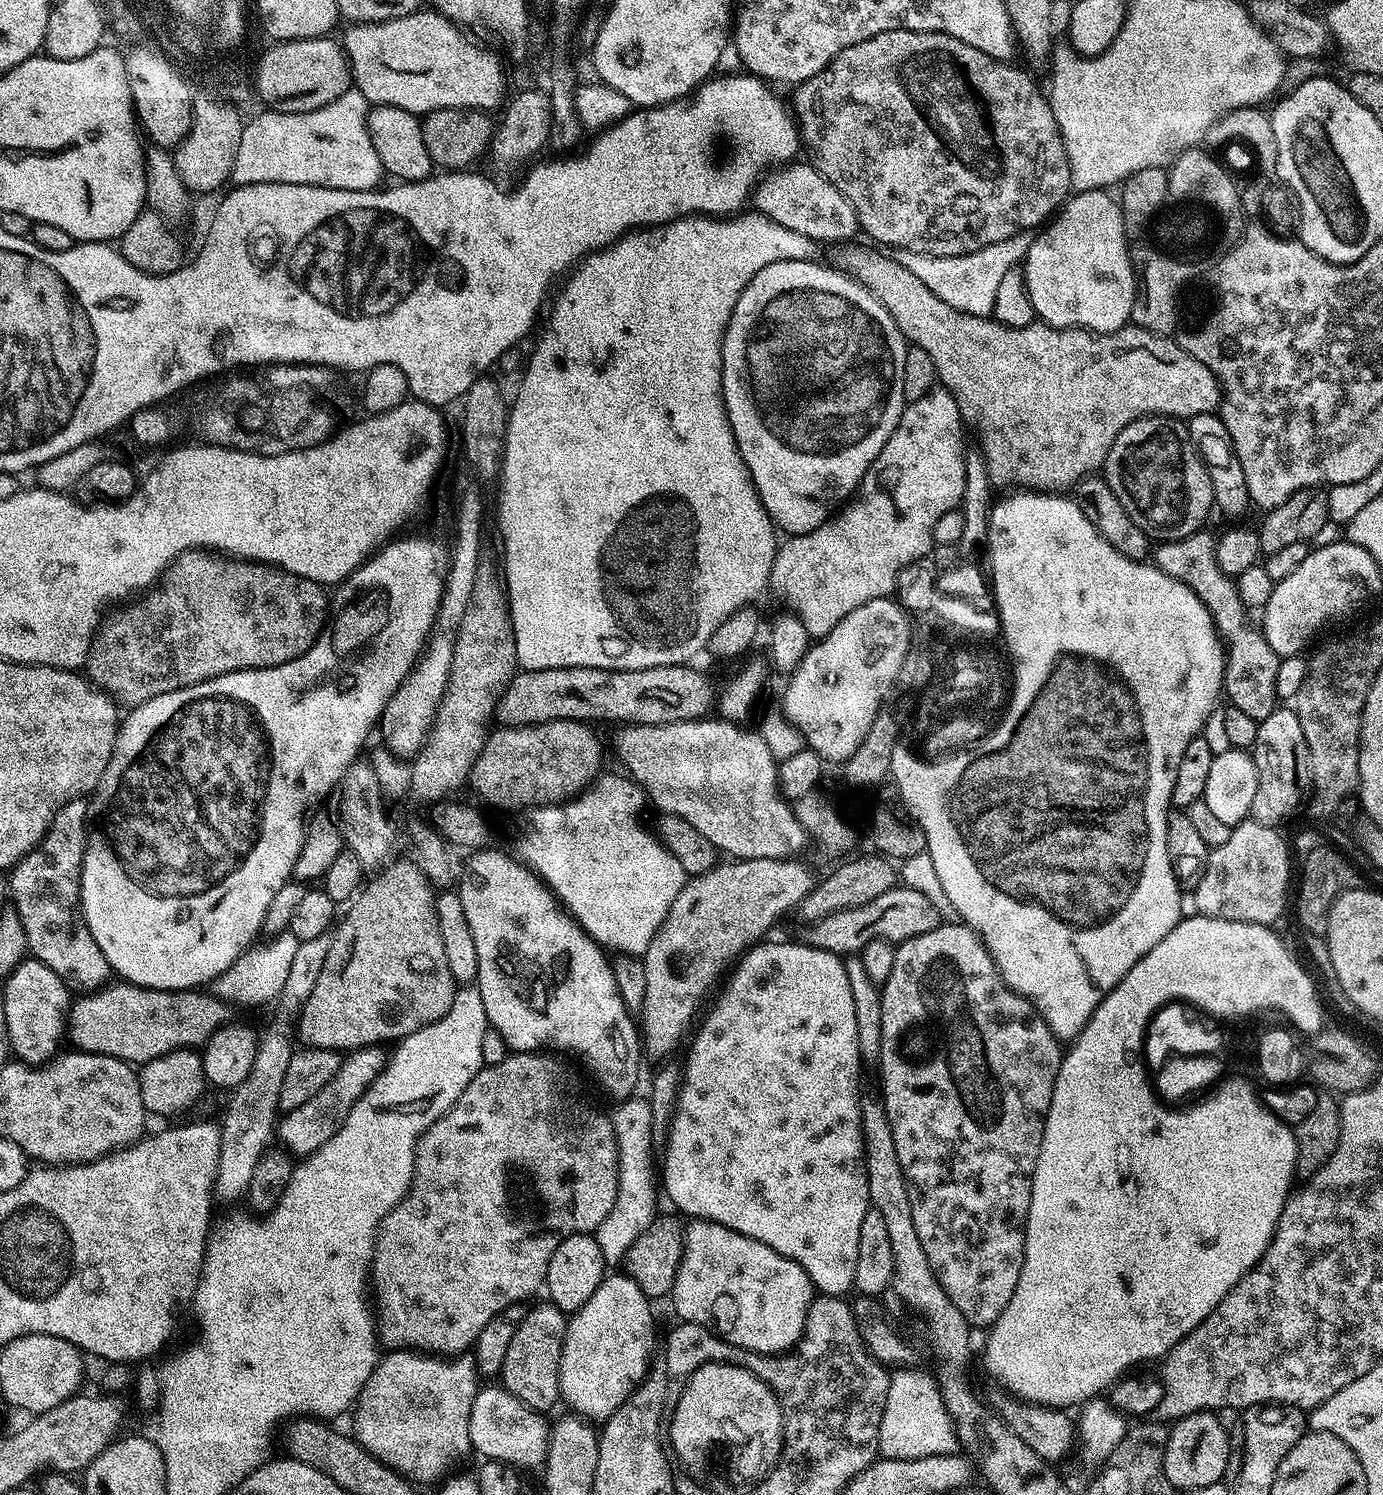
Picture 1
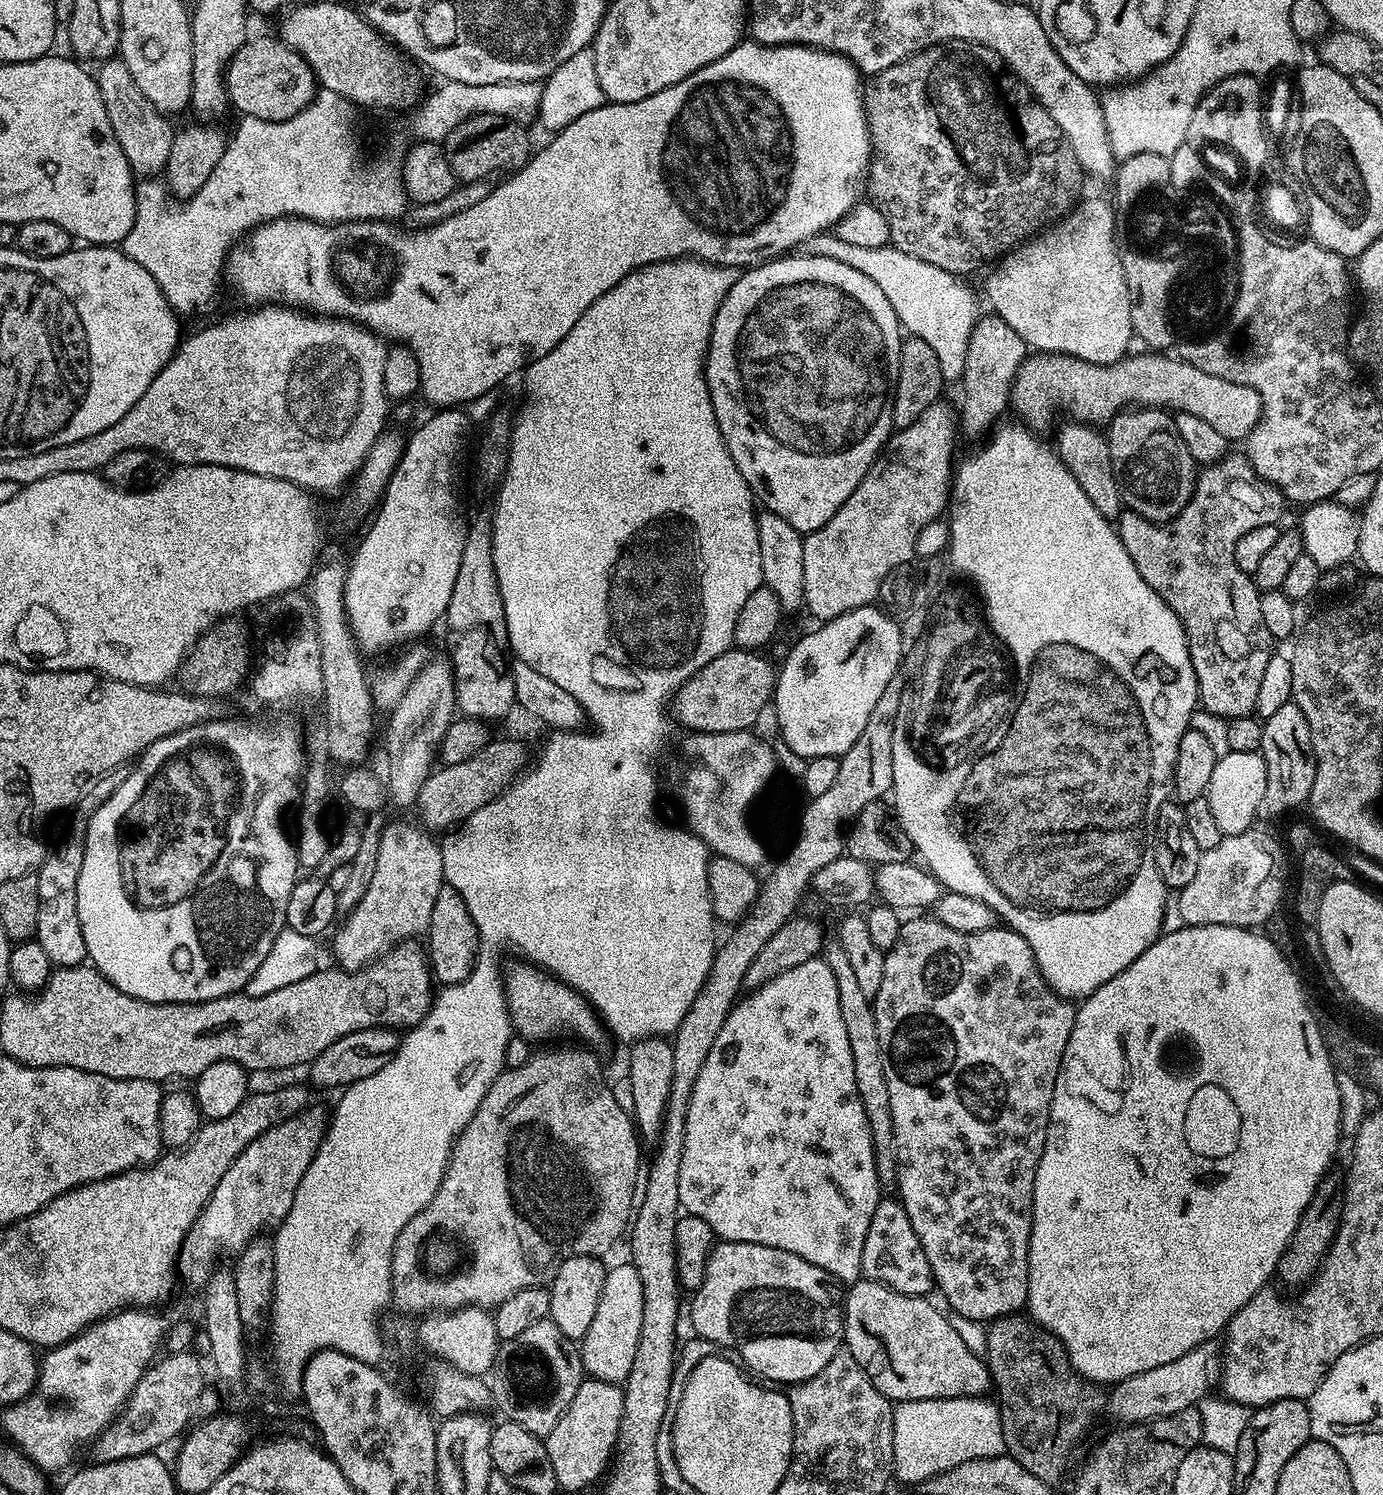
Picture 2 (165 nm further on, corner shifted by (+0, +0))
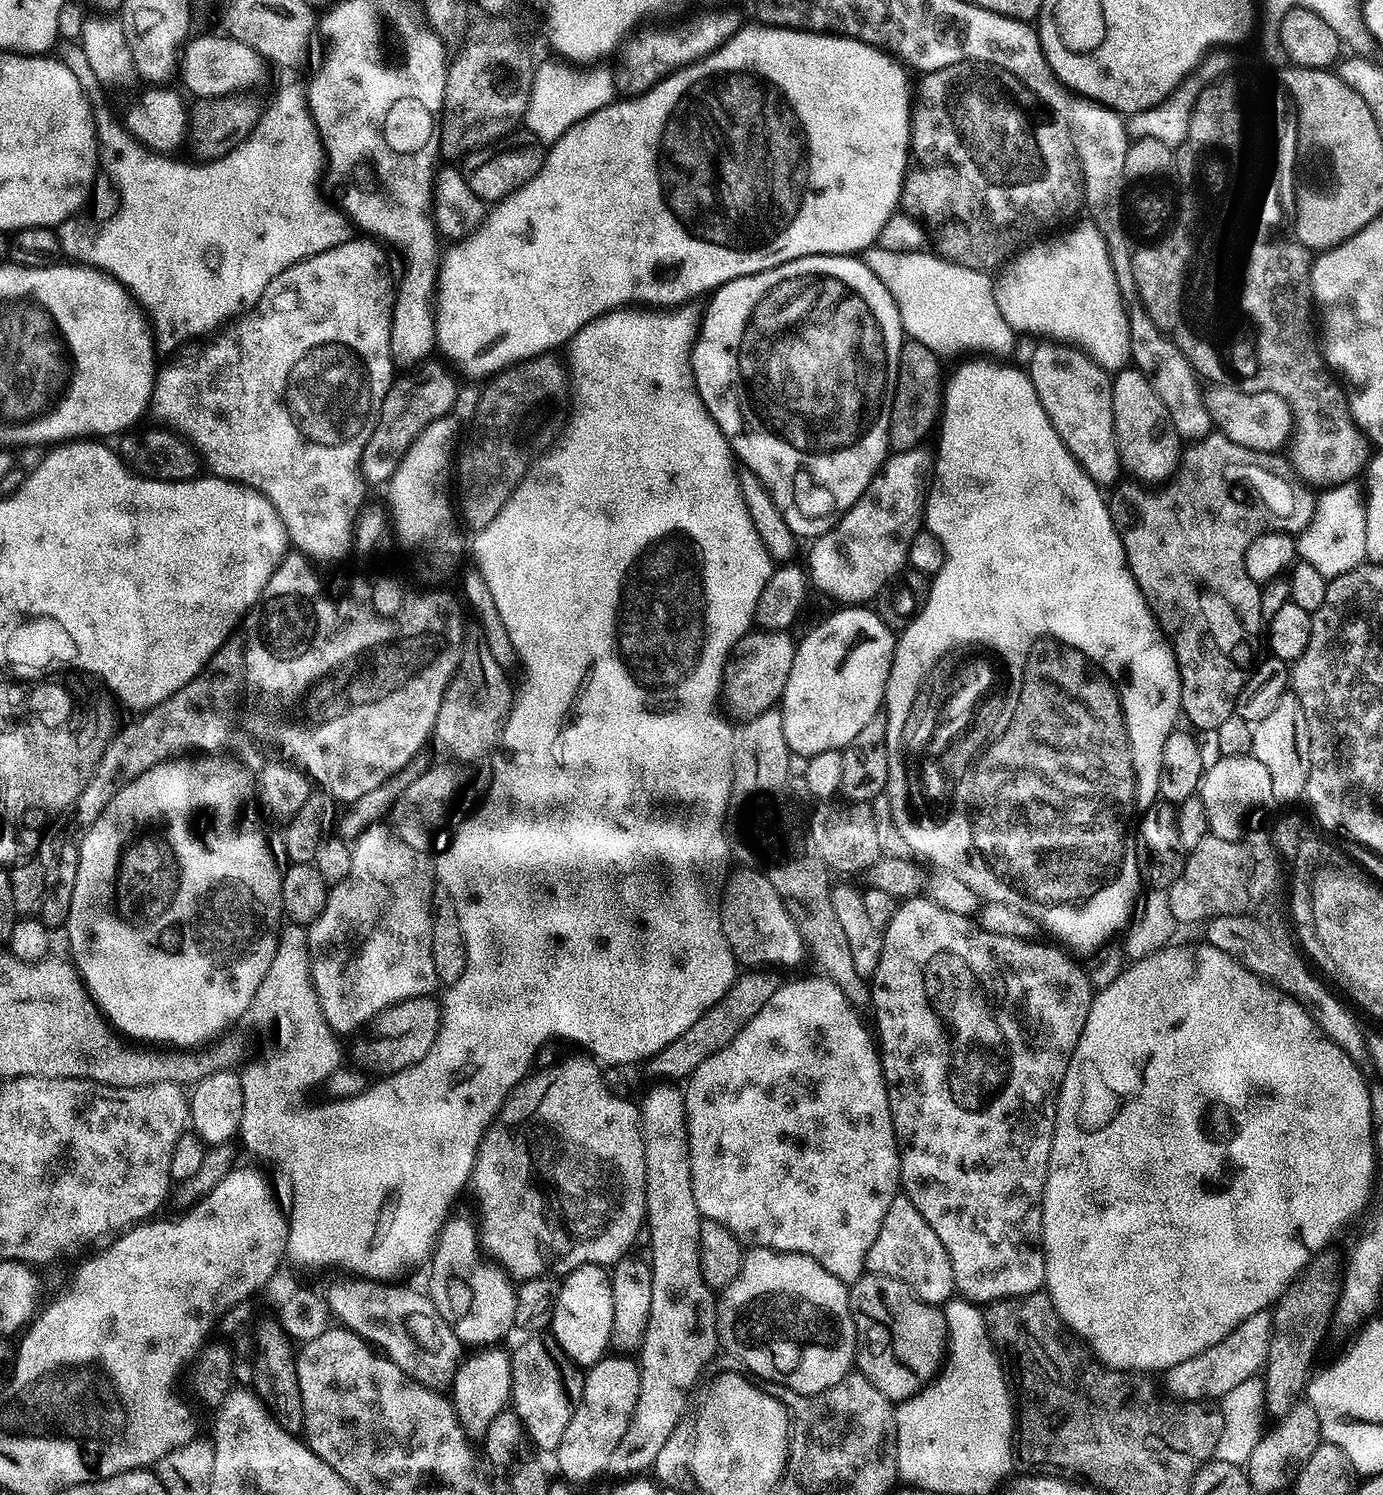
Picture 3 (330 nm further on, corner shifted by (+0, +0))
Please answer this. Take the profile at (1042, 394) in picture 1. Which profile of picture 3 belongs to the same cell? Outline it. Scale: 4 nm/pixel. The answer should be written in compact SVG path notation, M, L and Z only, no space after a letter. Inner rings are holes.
M1213 387L1206 396L1208 413L1218 425L1219 431L1235 442L1237 449L1249 448L1252 452L1276 452L1284 443L1287 445L1294 436L1291 406L1274 393L1242 393L1236 389Z

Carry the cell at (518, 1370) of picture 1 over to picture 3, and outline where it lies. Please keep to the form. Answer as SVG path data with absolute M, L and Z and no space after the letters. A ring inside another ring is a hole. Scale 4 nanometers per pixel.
M532 1334L516 1349L511 1349L512 1358L512 1398L511 1407L524 1421L527 1439L537 1444L544 1454L555 1453L556 1447L574 1418L574 1410L582 1398L584 1372L558 1346L550 1334Z

